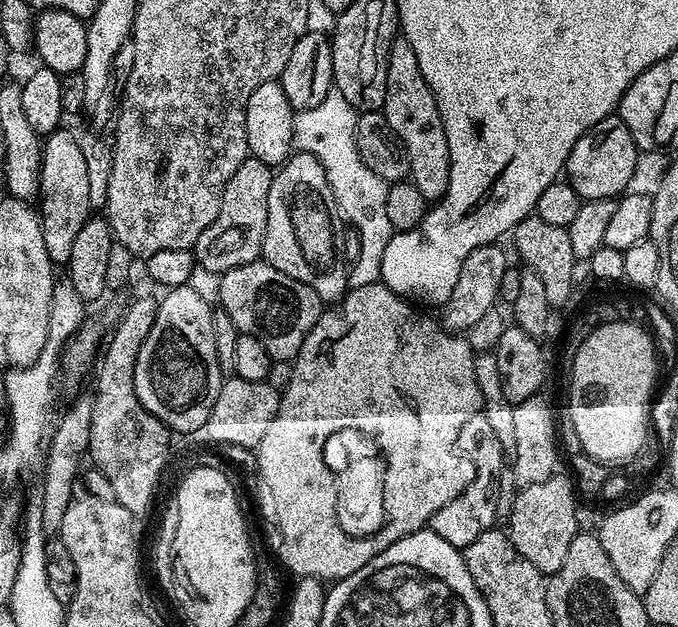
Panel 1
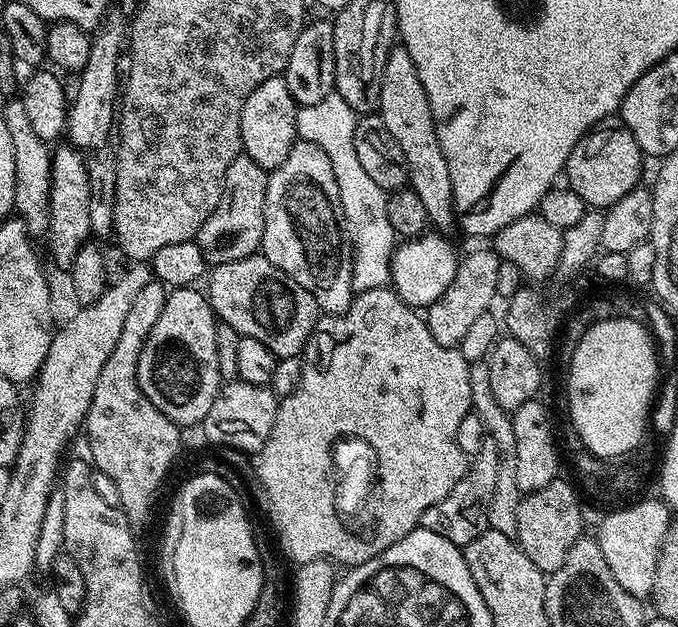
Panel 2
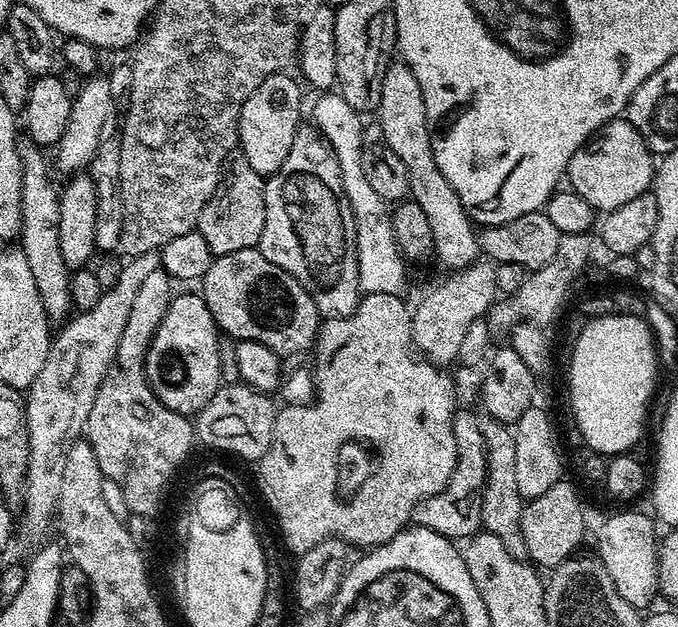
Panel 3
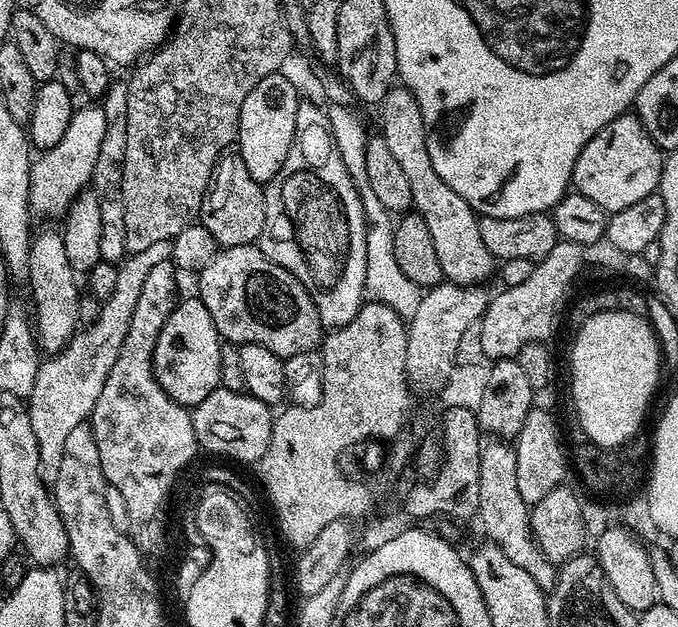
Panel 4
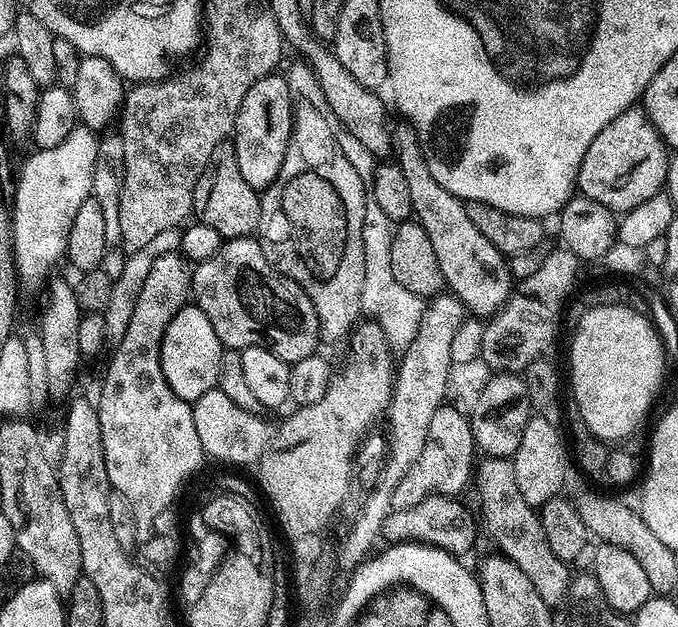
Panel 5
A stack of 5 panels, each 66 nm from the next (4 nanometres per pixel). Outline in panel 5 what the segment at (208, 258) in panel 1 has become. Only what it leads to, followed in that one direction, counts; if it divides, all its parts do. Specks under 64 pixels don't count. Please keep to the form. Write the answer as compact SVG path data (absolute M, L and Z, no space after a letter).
M225 142L216 148L207 170L196 183L194 212L199 223L214 226L224 240L252 236L260 227L260 197L261 193L252 188L250 182L242 178L242 170L238 170L235 143Z

